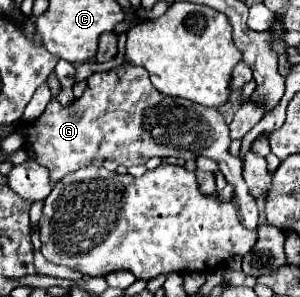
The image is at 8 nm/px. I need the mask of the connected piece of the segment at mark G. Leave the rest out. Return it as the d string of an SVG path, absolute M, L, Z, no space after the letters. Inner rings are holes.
M123 63L109 71L93 73L87 79L87 89L81 99L75 99L69 107L61 107L57 101L51 101L43 111L43 115L31 123L31 127L19 125L17 129L27 139L25 149L29 151L31 147L31 159L47 167L53 181L59 181L67 173L73 173L79 167L87 167L87 165L97 165L97 167L105 167L107 171L117 171L119 165L125 165L125 167L143 165L151 157L175 157L183 161L195 161L195 157L201 157L201 155L211 157L219 163L227 183L233 185L235 189L231 201L239 211L241 225L247 229L257 229L257 205L255 205L255 199L249 195L249 189L241 177L241 167L243 167L241 159L229 153L231 139L229 139L229 127L223 115L213 107L205 107L187 99L175 99L159 93L151 85L147 69L141 65Z

